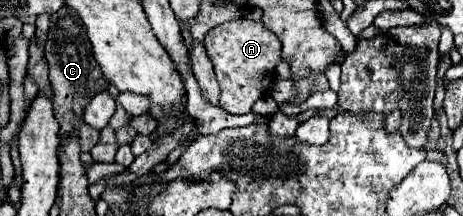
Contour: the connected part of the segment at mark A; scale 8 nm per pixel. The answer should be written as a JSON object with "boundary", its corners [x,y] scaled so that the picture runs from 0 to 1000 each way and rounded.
{"boundary":[[[533,83],[482,102],[443,157],[447,259],[460,287],[469,380],[477,398],[473,491],[495,528],[533,528],[546,481],[577,444],[590,370],[594,315],[607,287],[607,194],[572,130],[568,102],[546,102]]]}

